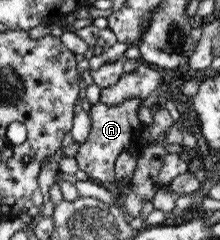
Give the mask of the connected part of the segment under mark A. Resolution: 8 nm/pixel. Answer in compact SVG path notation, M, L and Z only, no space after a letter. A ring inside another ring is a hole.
M139 97L126 99L120 105L112 107L99 101L91 104L87 112L91 119L91 132L85 143L80 144L80 149L75 155L78 169L87 173L89 179L96 183L112 187L115 182L115 161L122 150L132 149L142 139L141 133L147 125L142 124L138 117L139 107L142 105Z

